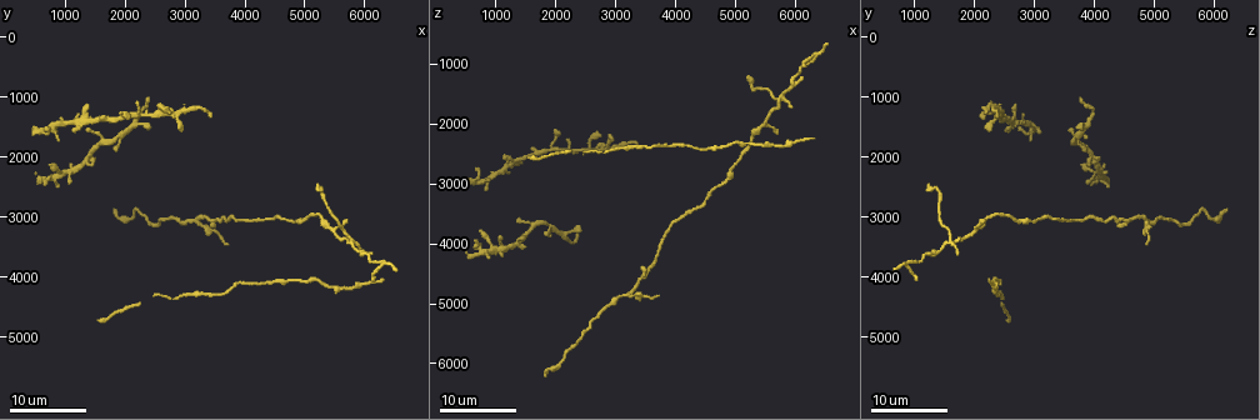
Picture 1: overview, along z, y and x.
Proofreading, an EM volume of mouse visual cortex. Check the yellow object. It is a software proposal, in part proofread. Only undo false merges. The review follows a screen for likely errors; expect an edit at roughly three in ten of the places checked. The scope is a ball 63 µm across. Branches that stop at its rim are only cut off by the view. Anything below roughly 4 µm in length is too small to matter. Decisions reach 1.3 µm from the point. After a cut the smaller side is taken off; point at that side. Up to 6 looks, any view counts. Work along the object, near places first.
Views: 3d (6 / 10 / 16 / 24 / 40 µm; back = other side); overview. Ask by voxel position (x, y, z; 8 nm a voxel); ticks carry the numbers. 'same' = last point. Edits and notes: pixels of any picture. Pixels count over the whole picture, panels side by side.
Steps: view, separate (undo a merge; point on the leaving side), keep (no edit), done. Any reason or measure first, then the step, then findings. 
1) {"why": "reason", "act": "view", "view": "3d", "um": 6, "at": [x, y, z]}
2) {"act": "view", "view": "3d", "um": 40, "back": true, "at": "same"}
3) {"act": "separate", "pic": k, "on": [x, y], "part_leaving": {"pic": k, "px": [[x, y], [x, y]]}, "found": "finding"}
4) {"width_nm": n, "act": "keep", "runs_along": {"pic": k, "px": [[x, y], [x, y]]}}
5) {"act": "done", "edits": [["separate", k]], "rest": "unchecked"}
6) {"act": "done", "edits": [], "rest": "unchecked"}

{"why": "four or more arms meet", "act": "view", "view": "3d", "um": 24, "at": [1850, 1650, 3650]}

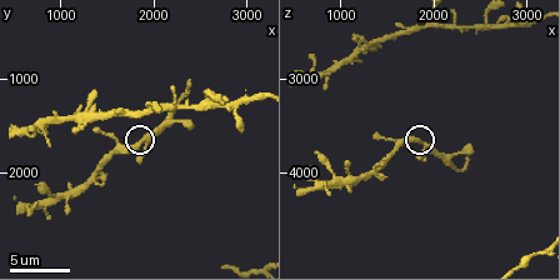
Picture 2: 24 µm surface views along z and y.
{"act": "view", "view": "3d", "um": 10, "at": [1850, 1650, 3650]}

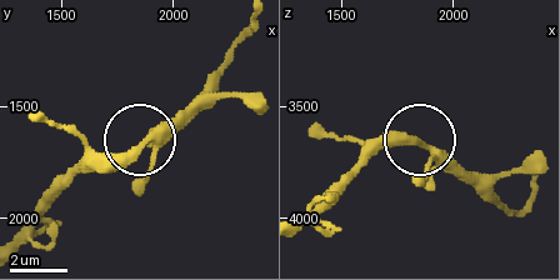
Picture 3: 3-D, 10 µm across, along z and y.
{"why": "other side", "act": "view", "view": "3d", "um": 10, "back": true, "at": [1870, 1670, 3670]}

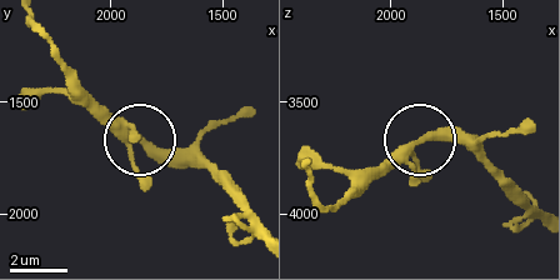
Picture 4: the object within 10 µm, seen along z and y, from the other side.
{"width_nm": 280, "act": "keep", "found": "one neuron here"}

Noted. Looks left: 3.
{"why": "four or more arms meet", "act": "view", "view": "3d", "um": 24, "at": [3150, 3100, 4900]}

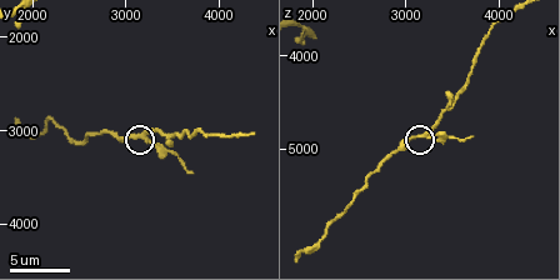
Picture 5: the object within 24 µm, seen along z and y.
{"why": "closer look", "act": "view", "view": "3d", "um": 10, "at": [3200, 3050, 4850]}

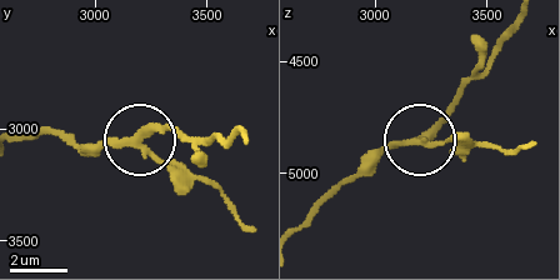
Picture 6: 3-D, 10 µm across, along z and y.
{"act": "separate", "pic": 6, "on": [170, 163], "part_leaving": {"pic": 6, "px": [[135, 146], [198, 175], [253, 230]]}, "found": "two neurons meet here"}

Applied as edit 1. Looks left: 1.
{"act": "done", "edits": [["separate", 6]], "rest": "unchecked"}

